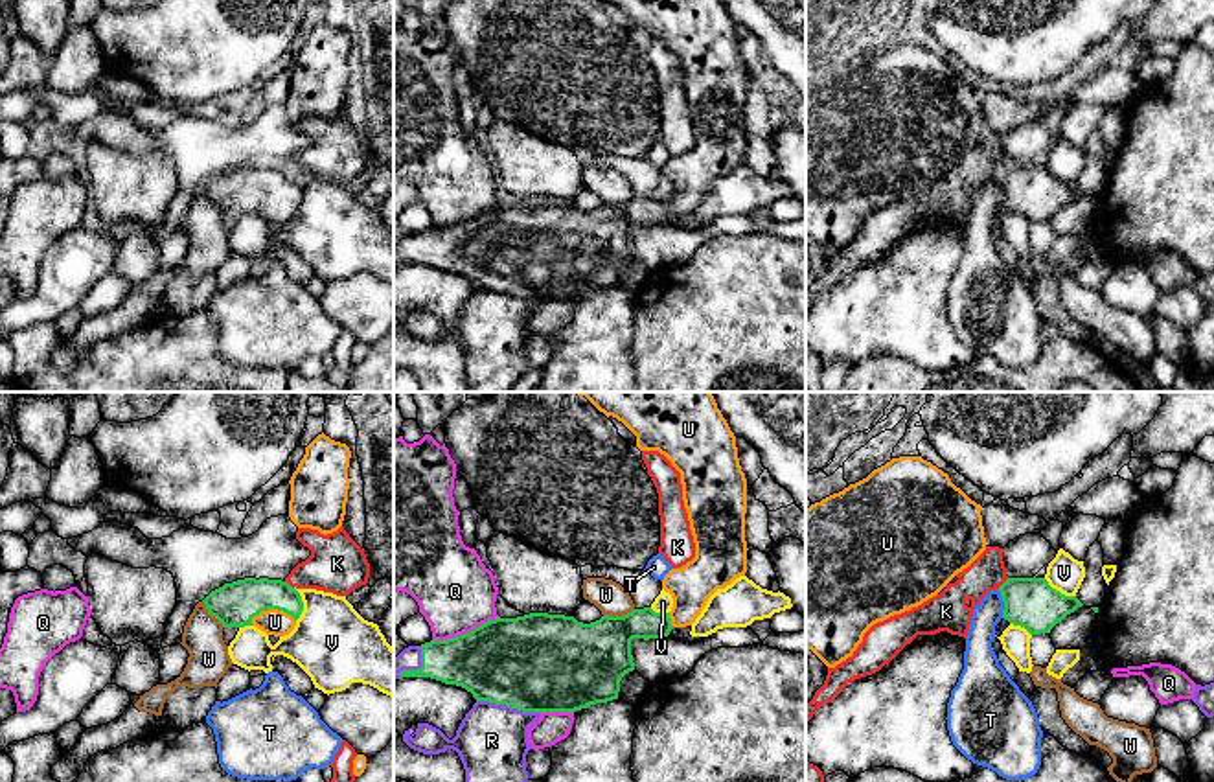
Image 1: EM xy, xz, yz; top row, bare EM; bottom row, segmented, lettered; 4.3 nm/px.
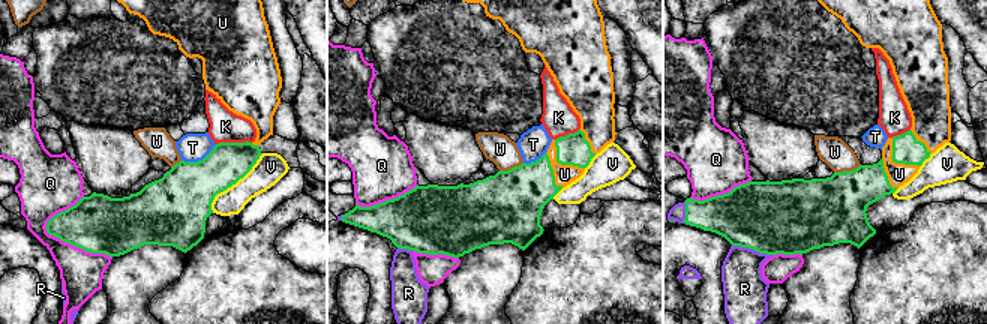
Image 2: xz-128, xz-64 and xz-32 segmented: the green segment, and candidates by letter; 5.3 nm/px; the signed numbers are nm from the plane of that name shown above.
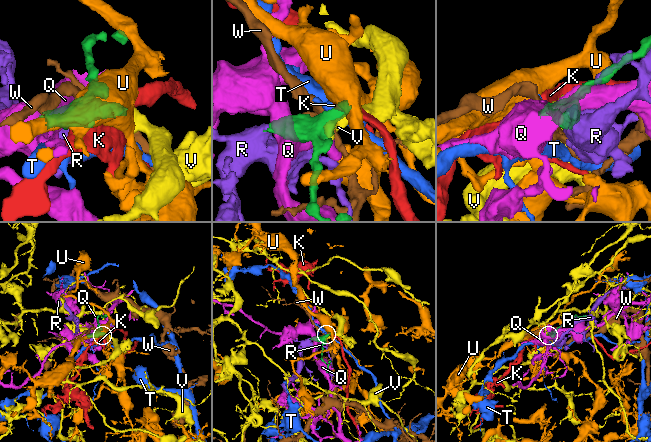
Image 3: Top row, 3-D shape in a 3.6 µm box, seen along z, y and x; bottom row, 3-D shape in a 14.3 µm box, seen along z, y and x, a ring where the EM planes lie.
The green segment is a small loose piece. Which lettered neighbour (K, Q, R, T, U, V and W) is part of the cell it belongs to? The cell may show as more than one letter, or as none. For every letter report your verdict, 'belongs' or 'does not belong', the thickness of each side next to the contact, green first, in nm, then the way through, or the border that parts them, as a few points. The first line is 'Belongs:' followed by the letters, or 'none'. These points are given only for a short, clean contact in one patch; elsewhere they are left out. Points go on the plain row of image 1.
Belongs: R, U
K: does not belong | 220/160 nm | along yz (1008, 166), (997, 175)
Q: does not belong | 380/340 nm
R: belongs | 440/320 nm
T: does not belong | 220/130 nm | along yz (997, 177), (1003, 188), (1003, 205)
U: belongs | 190/110 nm | across xy (234, 192), (273, 195), (274, 210)
V: does not belong | 180/360 nm
W: does not belong | 340/140 nm | along xz (633, 195), (622, 203), (604, 205)

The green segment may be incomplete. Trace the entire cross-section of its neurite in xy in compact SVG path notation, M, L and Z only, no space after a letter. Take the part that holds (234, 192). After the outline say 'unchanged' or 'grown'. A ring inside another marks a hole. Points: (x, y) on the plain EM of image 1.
M245 166L212 178L204 188L223 215L256 213L267 223L289 223L304 199L300 180L281 167Z | grown

